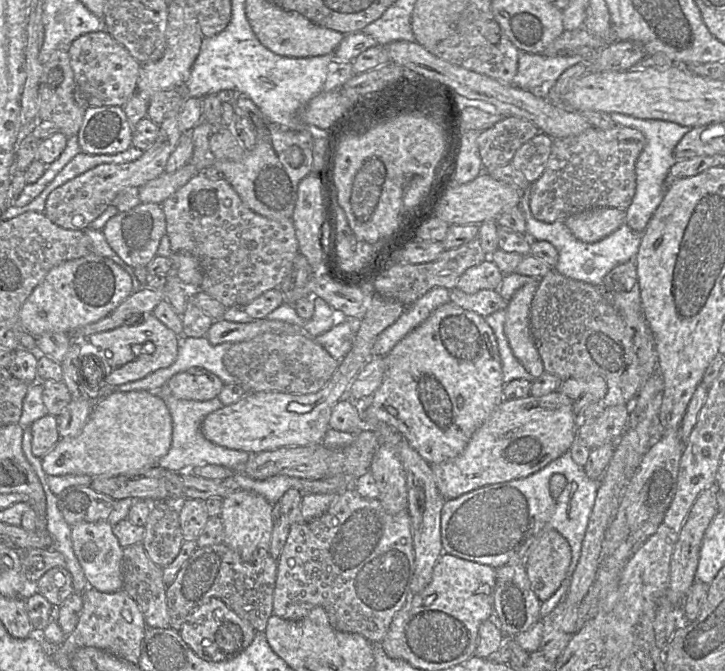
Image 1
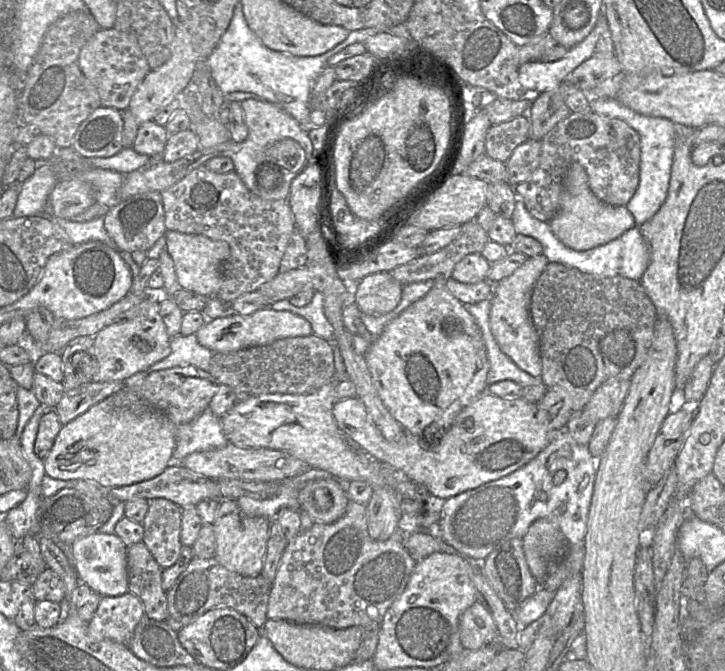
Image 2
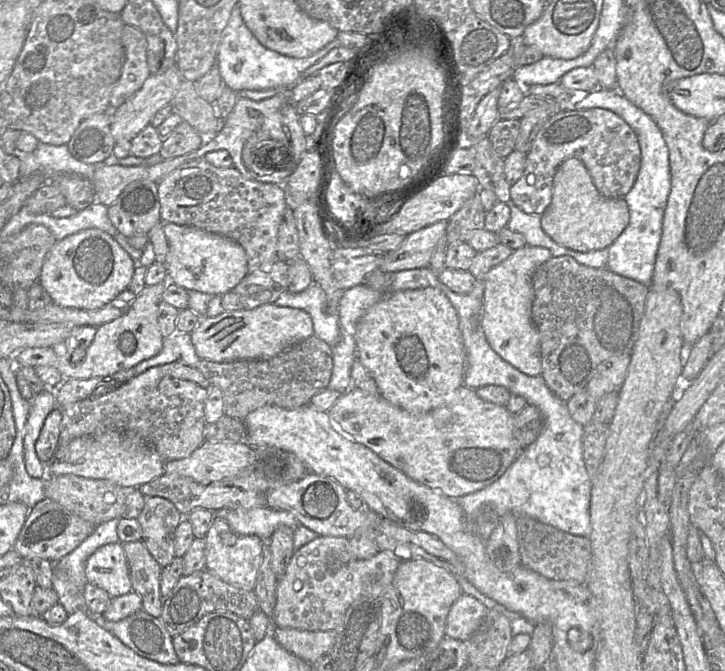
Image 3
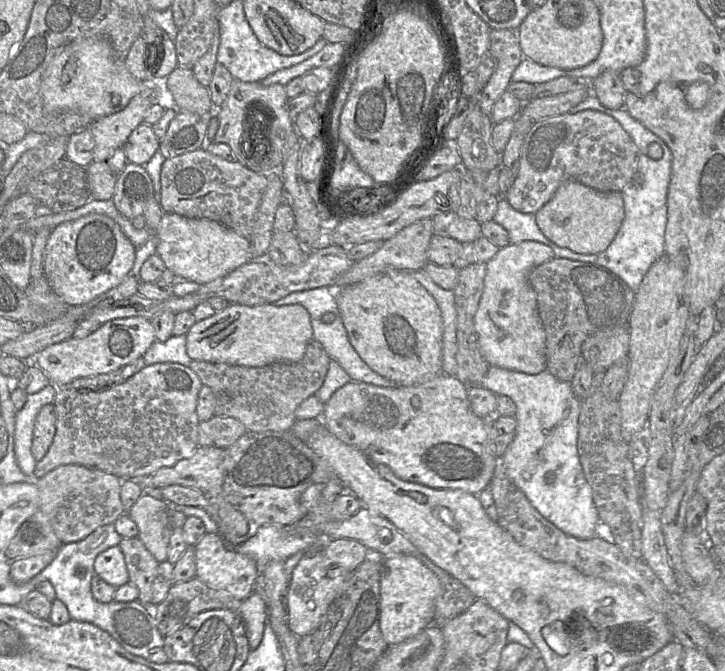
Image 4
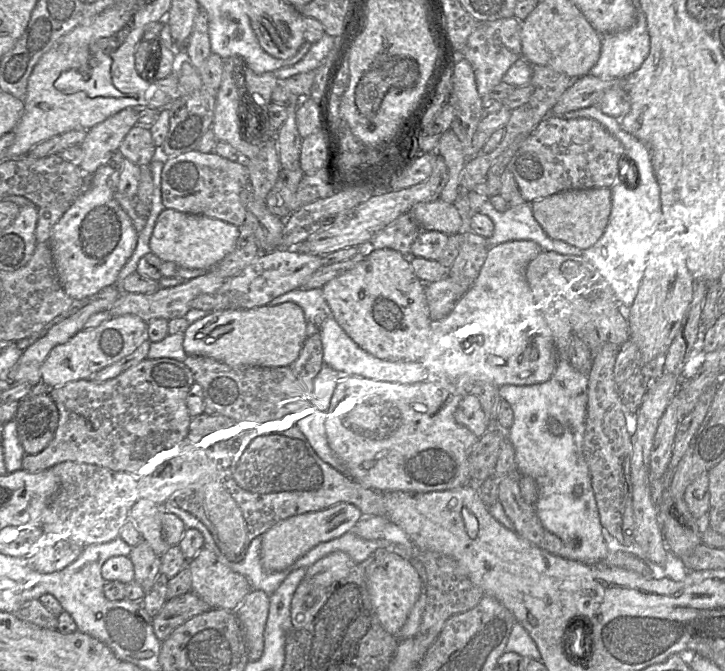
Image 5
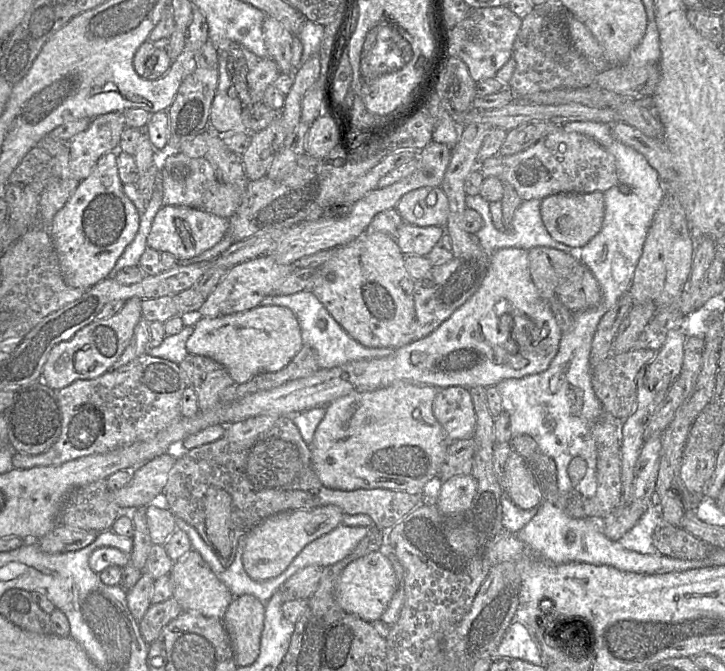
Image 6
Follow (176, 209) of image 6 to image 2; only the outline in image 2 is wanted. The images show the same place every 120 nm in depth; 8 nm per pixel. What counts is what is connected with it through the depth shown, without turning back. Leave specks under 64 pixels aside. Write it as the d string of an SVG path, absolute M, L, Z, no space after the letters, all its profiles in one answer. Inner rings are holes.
M167 230L165 238L166 250L173 260L180 287L207 297L215 297L222 285L222 266L230 255L228 243L173 230Z

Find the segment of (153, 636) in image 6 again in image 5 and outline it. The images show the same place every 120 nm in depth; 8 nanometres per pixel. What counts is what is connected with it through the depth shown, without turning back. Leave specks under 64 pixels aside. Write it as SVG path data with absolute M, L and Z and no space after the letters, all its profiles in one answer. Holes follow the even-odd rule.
M191 590L168 599L156 614L150 614L154 634L163 641L187 619L209 608L211 607Z

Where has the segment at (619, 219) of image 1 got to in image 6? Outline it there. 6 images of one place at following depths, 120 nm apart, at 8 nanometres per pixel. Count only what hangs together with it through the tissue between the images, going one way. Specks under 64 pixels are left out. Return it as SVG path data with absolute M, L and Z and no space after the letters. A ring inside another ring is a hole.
M602 192L557 193L542 199L541 219L550 236L572 248L582 248L601 229L605 212Z

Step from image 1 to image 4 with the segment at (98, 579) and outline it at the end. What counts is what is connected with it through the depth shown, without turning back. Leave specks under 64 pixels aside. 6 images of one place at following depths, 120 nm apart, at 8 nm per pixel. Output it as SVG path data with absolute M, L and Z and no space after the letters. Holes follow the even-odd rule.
M119 546L101 552L95 559L94 570L97 576L116 588L130 581L124 554Z

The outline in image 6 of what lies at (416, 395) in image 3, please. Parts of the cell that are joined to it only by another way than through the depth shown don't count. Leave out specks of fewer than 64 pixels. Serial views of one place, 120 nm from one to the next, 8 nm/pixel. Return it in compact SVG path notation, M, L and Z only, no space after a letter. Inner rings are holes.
M383 232L363 233L335 249L331 258L316 270L310 288L330 315L357 342L369 348L397 349L414 341L414 281L408 274L404 258L394 237Z

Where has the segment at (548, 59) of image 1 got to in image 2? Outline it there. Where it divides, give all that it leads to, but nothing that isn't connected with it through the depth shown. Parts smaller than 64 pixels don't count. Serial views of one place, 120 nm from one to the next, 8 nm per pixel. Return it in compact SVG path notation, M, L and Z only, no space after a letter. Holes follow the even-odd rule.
M604 15L598 19L588 36L561 59L553 62L529 61L520 65L518 79L523 89L539 93L552 90L565 82L578 65L592 57L600 34L609 29Z

